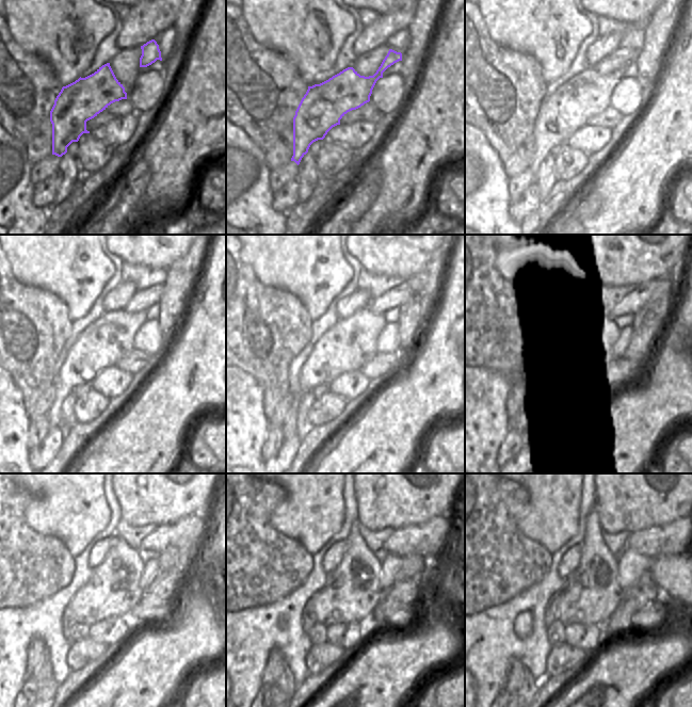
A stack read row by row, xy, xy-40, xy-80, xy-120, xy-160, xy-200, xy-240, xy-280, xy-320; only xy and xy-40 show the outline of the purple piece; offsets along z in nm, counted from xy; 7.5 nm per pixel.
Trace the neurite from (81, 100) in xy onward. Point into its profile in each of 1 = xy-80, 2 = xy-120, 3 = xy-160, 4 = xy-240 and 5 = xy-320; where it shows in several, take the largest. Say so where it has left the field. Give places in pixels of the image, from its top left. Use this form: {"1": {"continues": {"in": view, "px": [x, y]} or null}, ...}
{"1": {"continues": {"in": "xy-80", "px": [588, 94]}}, "2": {"continues": {"in": "xy-120", "px": [107, 340]}}, "3": {"continues": {"in": "xy-160", "px": [344, 348]}}, "4": {"continues": {"in": "xy-240", "px": [113, 590]}}, "5": {"continues": {"in": "xy-320", "px": [592, 593]}}}

